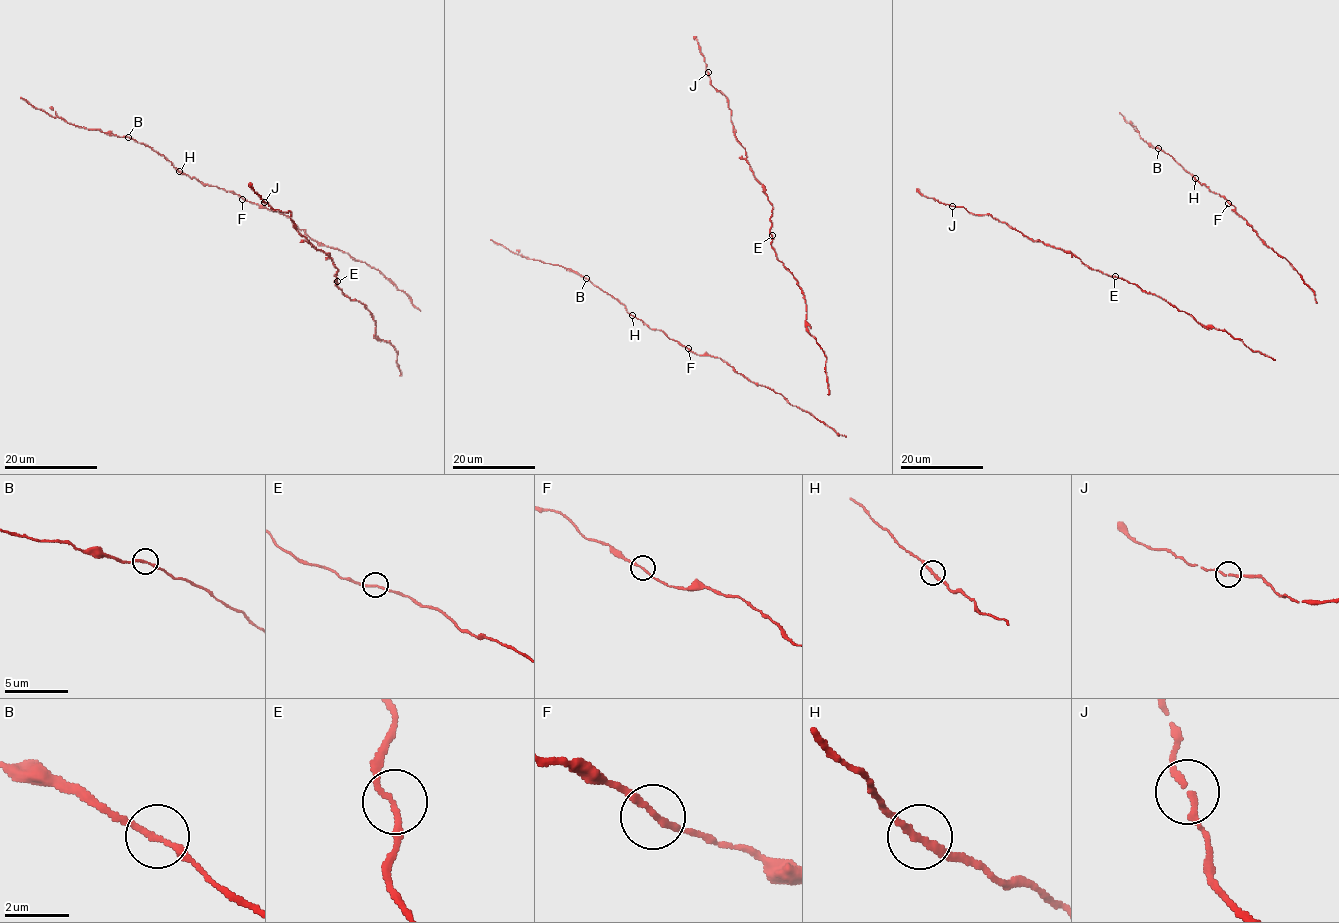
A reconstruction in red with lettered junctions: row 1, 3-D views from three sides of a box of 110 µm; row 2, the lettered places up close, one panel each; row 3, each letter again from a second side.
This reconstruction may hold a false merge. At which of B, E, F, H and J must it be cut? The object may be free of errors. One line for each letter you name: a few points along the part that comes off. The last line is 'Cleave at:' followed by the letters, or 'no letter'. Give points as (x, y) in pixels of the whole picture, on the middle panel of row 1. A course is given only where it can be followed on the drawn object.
Cleave at: no letter

